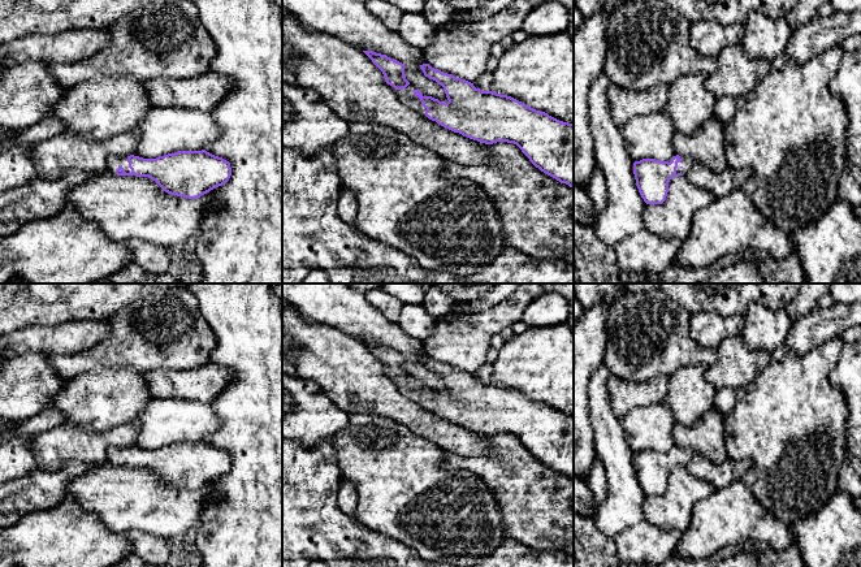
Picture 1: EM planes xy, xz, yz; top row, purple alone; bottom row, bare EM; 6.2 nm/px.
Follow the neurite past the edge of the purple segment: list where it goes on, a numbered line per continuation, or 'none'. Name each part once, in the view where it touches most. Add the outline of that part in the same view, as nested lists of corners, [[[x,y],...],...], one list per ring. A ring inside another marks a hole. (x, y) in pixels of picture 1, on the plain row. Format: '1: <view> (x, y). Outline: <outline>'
1: xz (406, 386). Outline: [[[408,376],[403,381],[395,381],[401,393],[410,397],[412,401],[419,402],[421,404],[427,403],[427,399],[423,398],[420,390],[414,385],[417,381],[414,376]]]

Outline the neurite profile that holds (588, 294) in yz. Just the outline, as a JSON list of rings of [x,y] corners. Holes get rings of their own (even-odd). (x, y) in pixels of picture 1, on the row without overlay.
[[[574,284],[574,295],[583,310],[602,302],[613,304],[620,294],[618,284]]]

